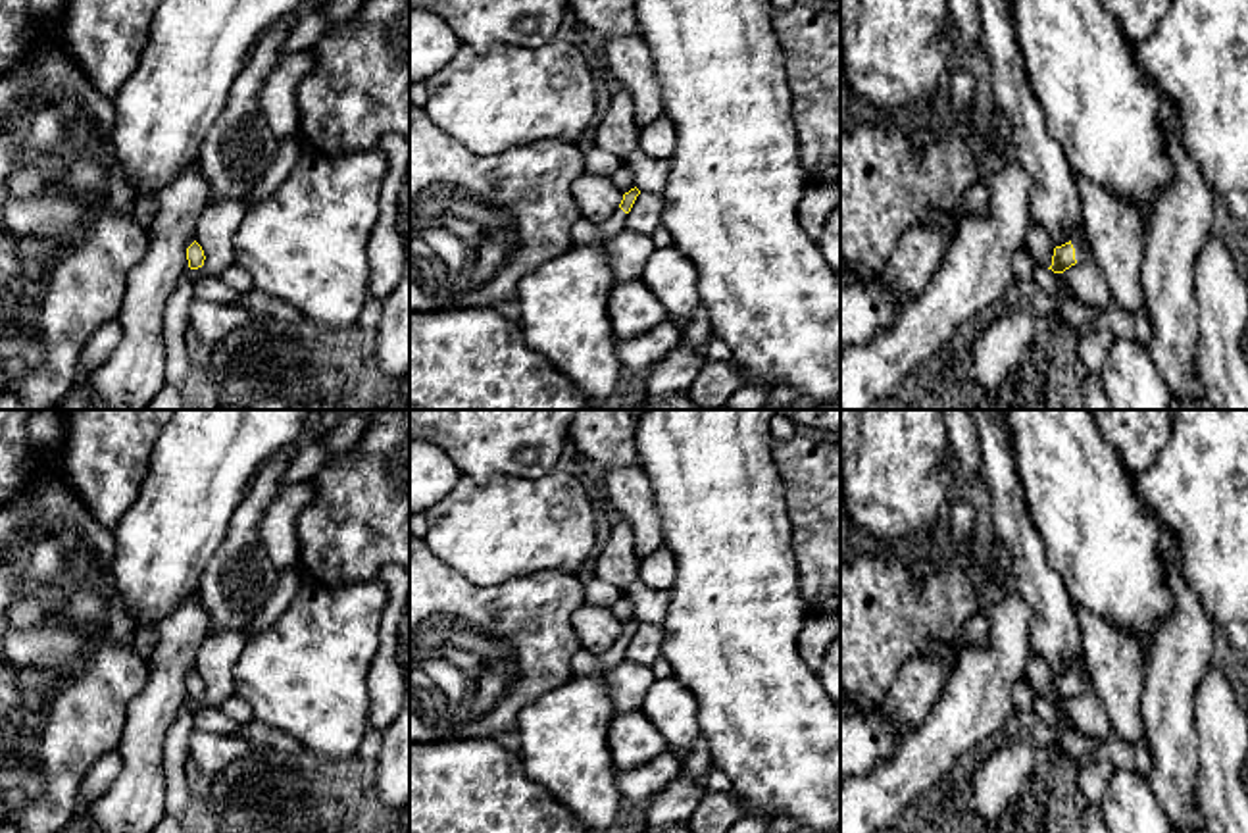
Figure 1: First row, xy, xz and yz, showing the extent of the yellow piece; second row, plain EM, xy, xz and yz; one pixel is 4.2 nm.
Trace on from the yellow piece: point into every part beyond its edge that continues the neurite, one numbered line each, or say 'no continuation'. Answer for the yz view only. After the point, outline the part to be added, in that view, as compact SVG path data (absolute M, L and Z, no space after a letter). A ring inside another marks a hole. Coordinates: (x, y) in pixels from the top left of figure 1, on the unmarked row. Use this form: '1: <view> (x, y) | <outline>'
1: yz (1081, 678) | M1081 666L1079 669L1071 669L1071 675L1075 679L1075 691L1085 693L1090 687L1090 677L1085 666Z

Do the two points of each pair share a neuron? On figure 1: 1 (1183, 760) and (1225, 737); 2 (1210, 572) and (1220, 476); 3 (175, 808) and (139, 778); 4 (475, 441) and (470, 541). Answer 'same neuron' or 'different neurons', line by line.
1: different neurons
2: same neuron
3: different neurons
4: different neurons

